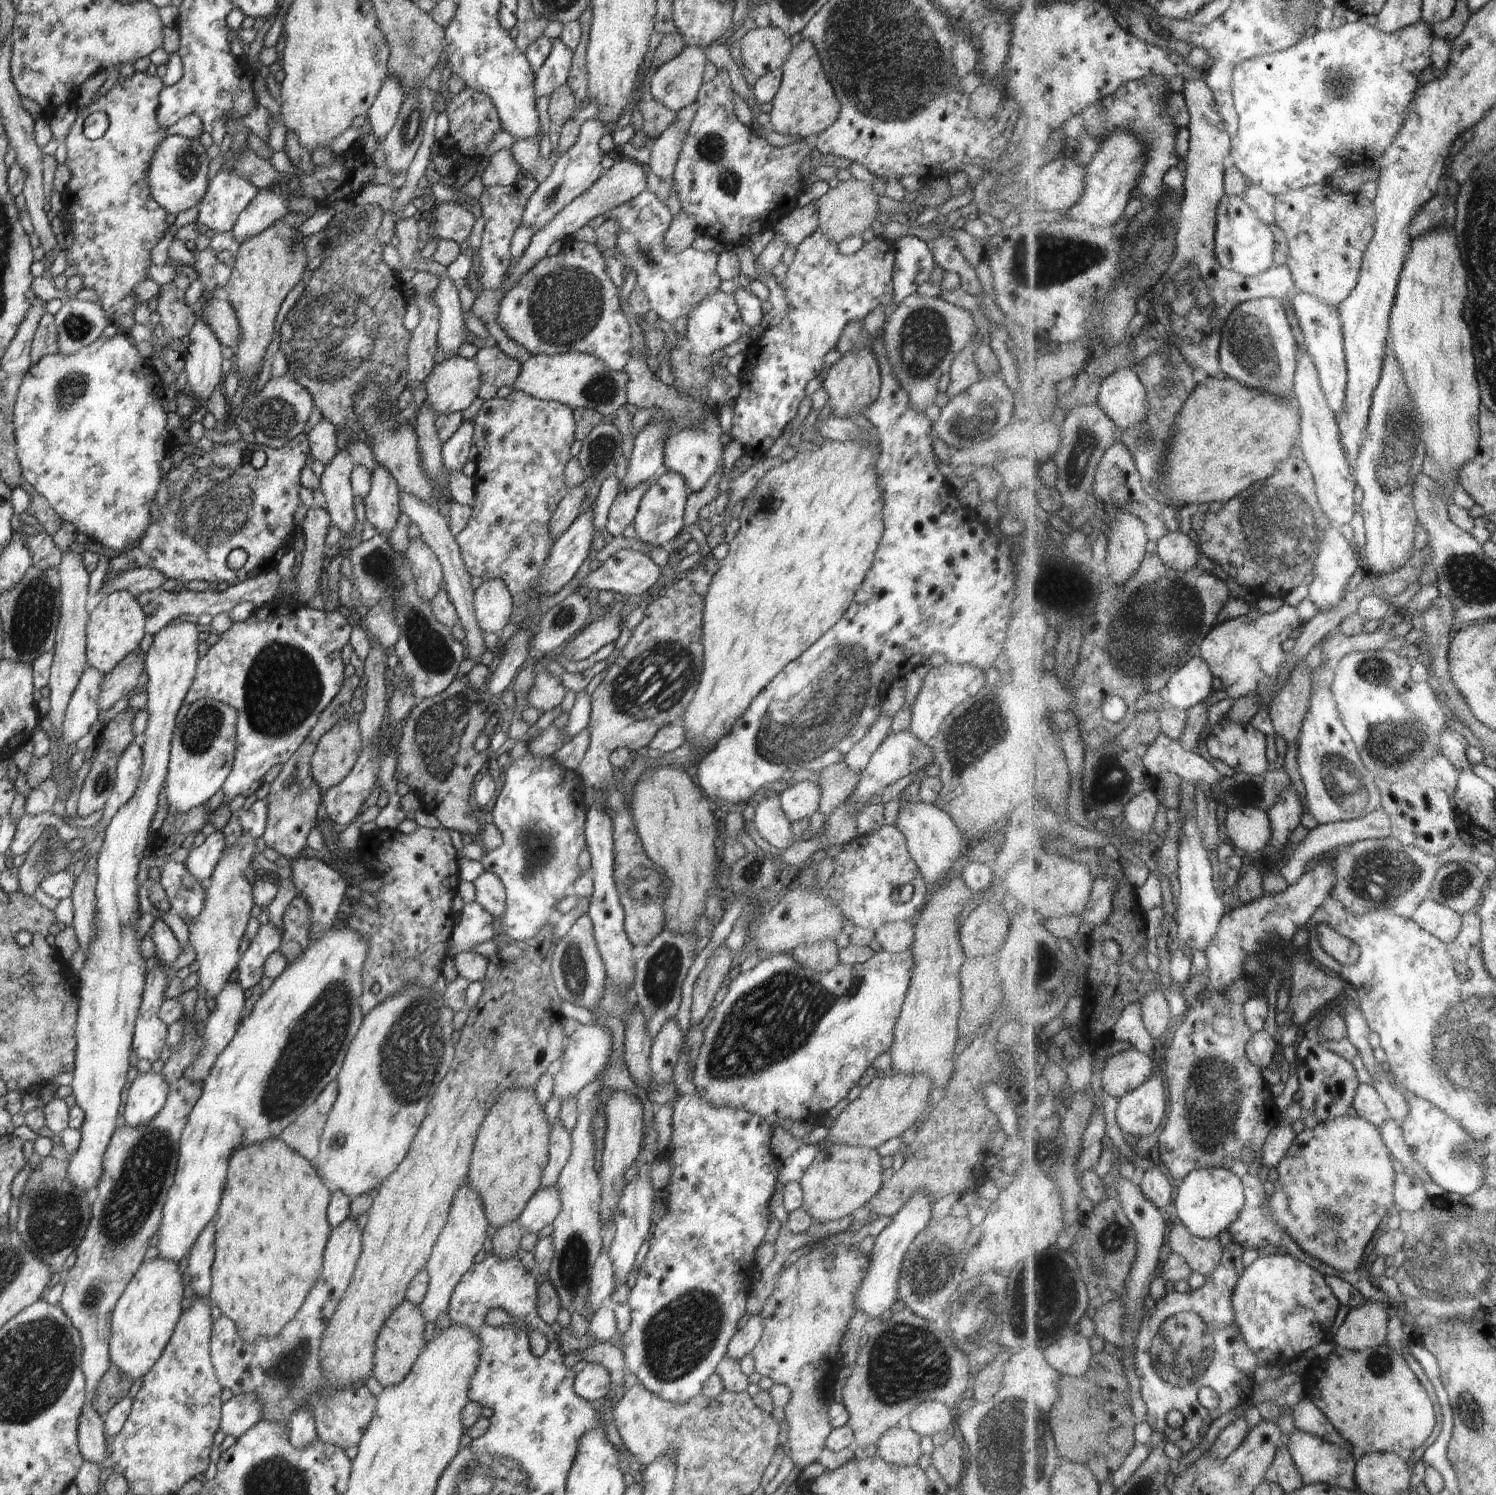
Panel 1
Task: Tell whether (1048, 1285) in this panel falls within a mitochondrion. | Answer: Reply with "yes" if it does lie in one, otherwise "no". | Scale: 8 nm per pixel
yes

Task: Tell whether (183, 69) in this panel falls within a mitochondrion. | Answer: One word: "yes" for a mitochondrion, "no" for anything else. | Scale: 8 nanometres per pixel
no

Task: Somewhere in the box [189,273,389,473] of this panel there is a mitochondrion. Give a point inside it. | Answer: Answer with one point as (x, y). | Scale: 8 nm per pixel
(276, 417)

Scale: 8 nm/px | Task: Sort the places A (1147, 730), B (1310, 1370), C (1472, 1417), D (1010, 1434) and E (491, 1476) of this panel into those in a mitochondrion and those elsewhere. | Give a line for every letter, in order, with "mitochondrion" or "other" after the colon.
A: other
B: other
C: mitochondrion
D: mitochondrion
E: mitochondrion

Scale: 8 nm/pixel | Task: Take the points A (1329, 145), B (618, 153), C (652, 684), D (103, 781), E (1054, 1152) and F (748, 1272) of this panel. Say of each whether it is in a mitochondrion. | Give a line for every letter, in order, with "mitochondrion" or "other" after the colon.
A: other
B: other
C: mitochondrion
D: mitochondrion
E: other
F: other

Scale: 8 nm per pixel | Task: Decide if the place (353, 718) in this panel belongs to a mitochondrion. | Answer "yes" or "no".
no

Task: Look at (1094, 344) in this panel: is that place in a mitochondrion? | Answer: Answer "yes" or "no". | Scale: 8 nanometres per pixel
no

